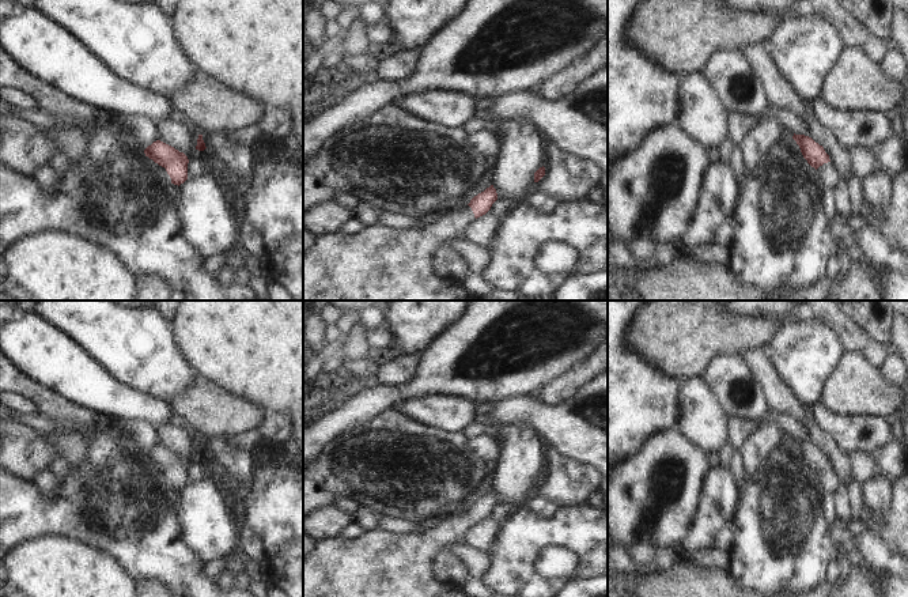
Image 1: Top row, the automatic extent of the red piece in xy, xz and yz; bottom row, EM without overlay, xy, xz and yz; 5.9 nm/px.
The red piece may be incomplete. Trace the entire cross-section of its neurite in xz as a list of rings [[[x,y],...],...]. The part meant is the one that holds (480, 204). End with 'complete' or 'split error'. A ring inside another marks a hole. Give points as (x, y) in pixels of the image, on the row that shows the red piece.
[[[491,185],[464,208],[443,214],[424,228],[393,230],[378,223],[363,227],[353,235],[332,233],[315,237],[313,245],[303,253],[303,301],[468,301],[470,292],[459,282],[450,284],[435,273],[432,257],[438,248],[485,215],[496,200],[496,189]]]; split error

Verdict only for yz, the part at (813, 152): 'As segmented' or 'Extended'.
Extended

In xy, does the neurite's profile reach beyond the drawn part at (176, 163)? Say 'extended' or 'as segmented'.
extended

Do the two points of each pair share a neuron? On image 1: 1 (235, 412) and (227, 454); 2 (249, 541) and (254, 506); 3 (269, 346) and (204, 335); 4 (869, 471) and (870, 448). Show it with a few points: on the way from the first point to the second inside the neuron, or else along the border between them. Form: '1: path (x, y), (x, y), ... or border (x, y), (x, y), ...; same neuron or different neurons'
1: border (226, 437), (205, 437), (203, 439); different neurons
2: border (234, 514), (256, 535), (263, 547), (264, 558); different neurons
3: path (253, 335), (220, 335); same neuron
4: border (850, 454), (863, 452), (873, 458); different neurons

